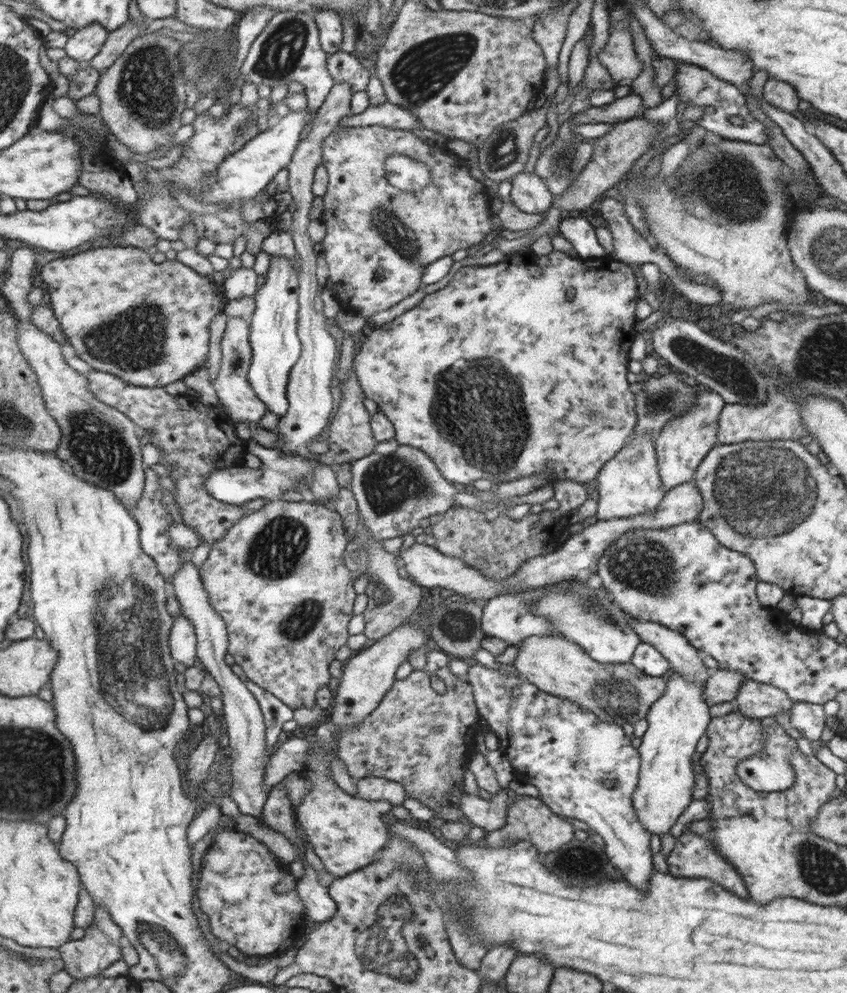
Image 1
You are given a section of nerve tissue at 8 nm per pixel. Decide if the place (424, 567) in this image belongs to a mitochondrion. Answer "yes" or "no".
no

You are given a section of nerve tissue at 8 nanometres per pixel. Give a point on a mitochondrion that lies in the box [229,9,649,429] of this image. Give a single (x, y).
(421, 72)

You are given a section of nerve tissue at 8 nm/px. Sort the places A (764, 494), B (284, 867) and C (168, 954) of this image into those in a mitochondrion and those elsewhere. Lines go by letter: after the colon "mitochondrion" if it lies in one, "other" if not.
A: mitochondrion
B: other
C: mitochondrion

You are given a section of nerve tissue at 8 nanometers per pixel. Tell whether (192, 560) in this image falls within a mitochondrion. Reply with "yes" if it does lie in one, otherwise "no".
no

